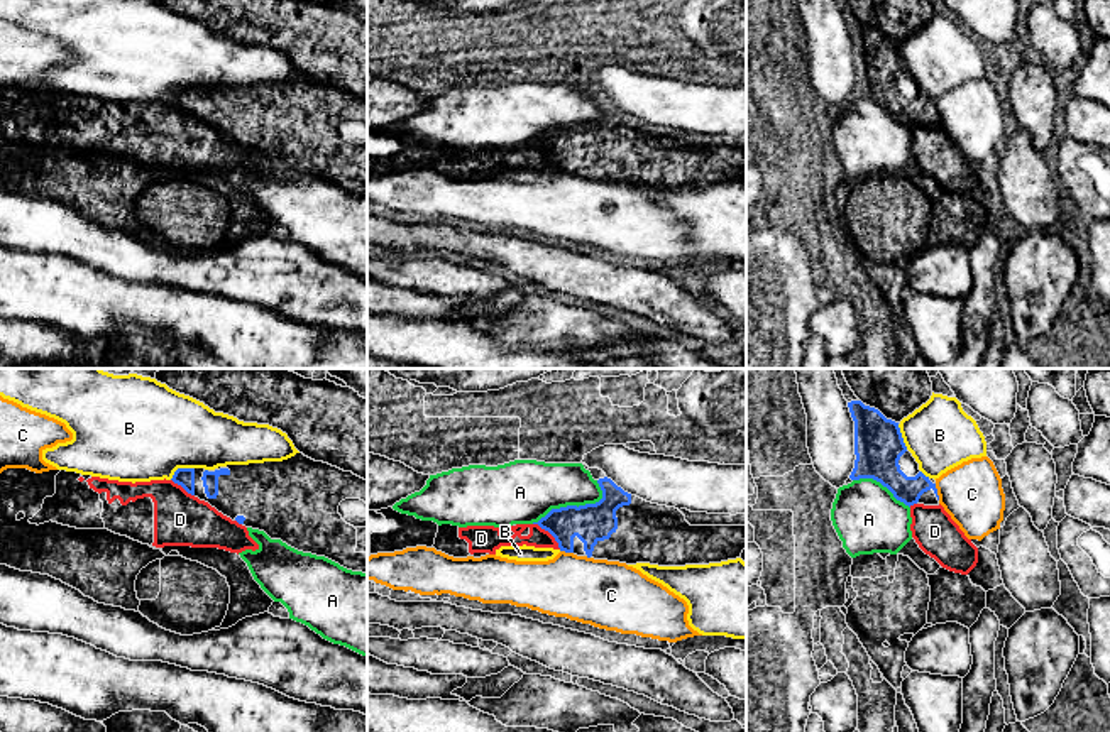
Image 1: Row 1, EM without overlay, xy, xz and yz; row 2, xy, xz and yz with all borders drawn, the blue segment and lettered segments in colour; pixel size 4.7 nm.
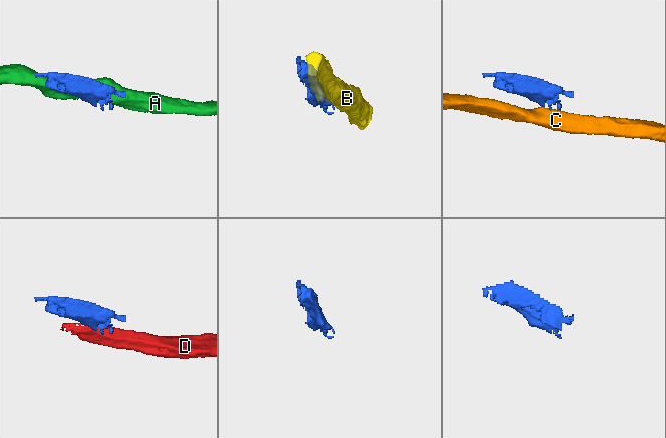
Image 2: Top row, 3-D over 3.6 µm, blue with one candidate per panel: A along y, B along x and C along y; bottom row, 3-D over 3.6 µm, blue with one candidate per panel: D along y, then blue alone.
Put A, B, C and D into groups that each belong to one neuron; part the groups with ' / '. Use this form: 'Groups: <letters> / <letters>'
Groups: A / B / C / D

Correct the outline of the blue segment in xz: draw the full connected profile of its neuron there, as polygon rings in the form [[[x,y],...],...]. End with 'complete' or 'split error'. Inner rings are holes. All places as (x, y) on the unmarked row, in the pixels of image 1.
[[[607,98],[599,100],[597,105],[602,112],[599,123],[552,130],[533,144],[555,159],[560,172],[626,186],[685,188],[736,181],[746,171],[746,147],[690,147],[675,128],[631,117]]] | split error

